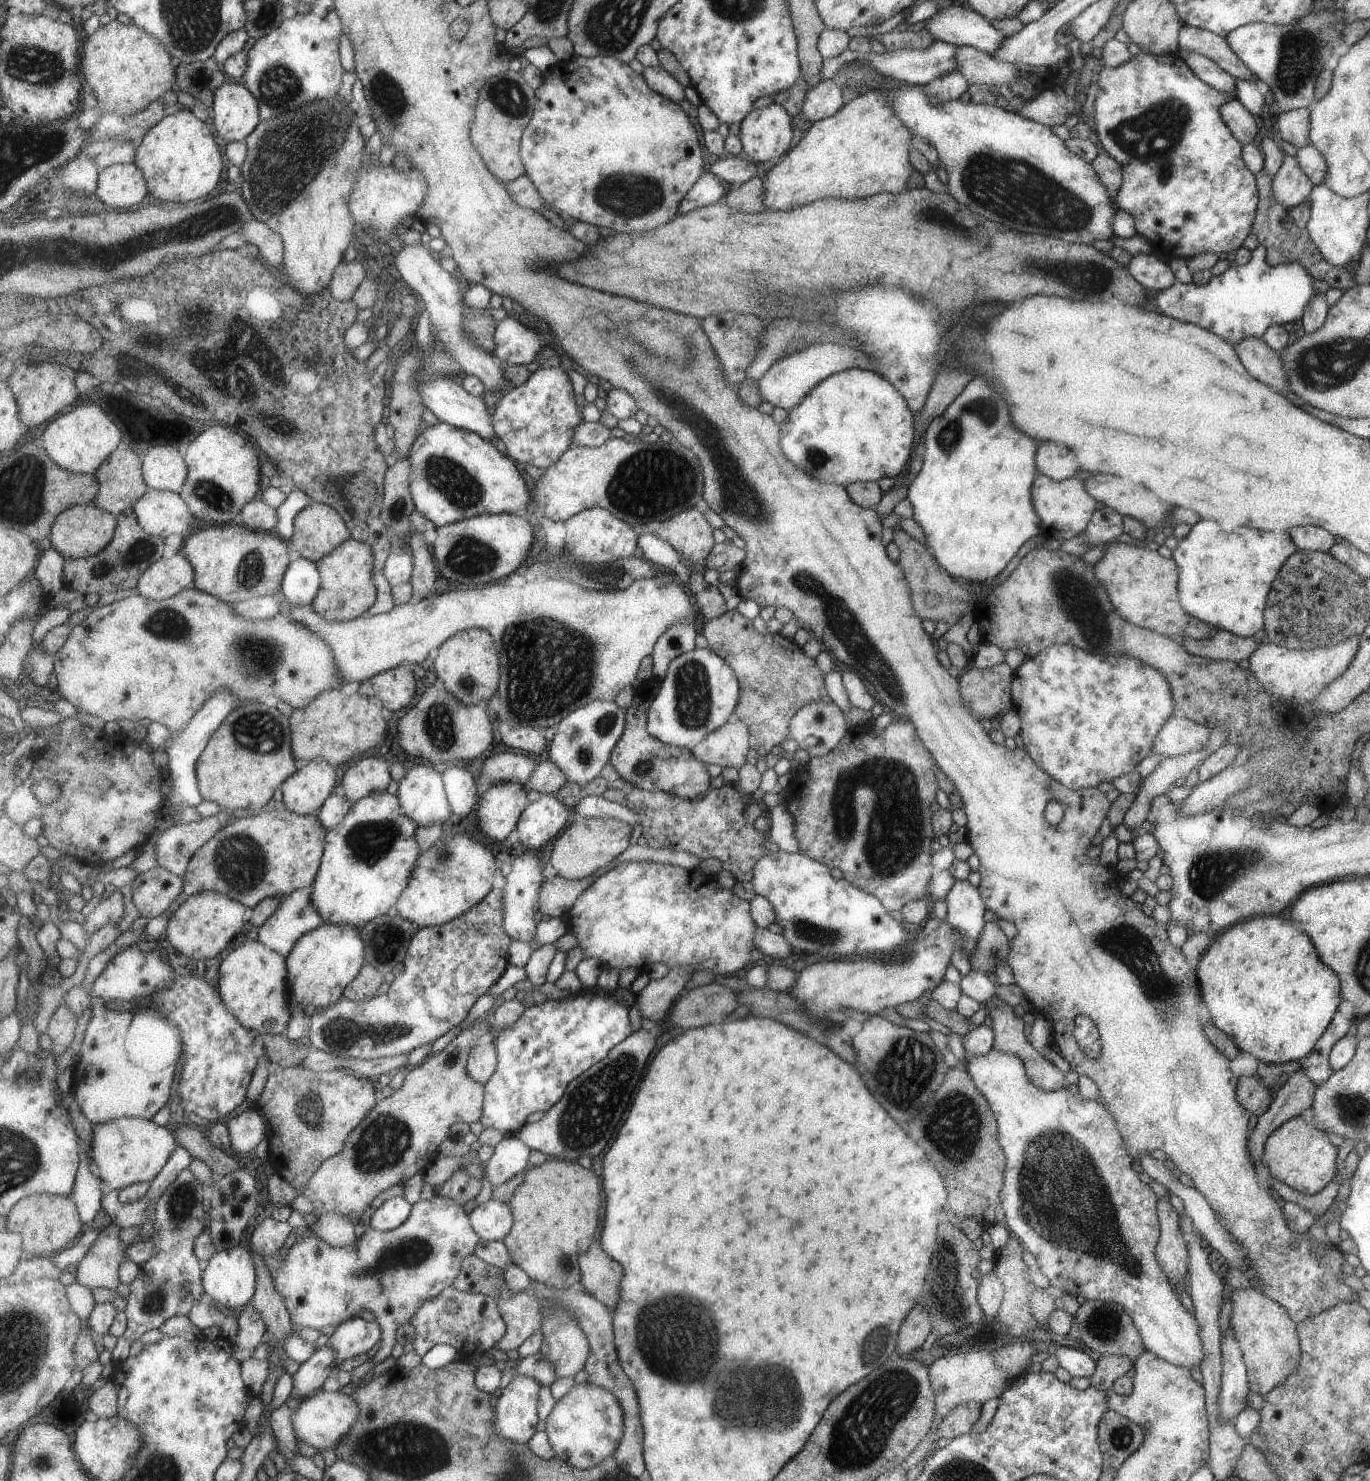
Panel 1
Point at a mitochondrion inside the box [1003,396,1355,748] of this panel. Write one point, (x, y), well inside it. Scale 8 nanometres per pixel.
(1076, 602)

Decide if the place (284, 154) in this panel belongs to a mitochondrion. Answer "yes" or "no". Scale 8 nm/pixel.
yes

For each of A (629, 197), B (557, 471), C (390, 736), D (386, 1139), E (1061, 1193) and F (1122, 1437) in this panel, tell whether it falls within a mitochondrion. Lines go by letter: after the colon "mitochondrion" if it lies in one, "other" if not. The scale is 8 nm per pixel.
A: mitochondrion
B: other
C: other
D: mitochondrion
E: mitochondrion
F: mitochondrion

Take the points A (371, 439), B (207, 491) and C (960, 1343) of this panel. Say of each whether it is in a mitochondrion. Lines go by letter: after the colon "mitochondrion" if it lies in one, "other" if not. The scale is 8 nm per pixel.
A: other
B: mitochondrion
C: other

